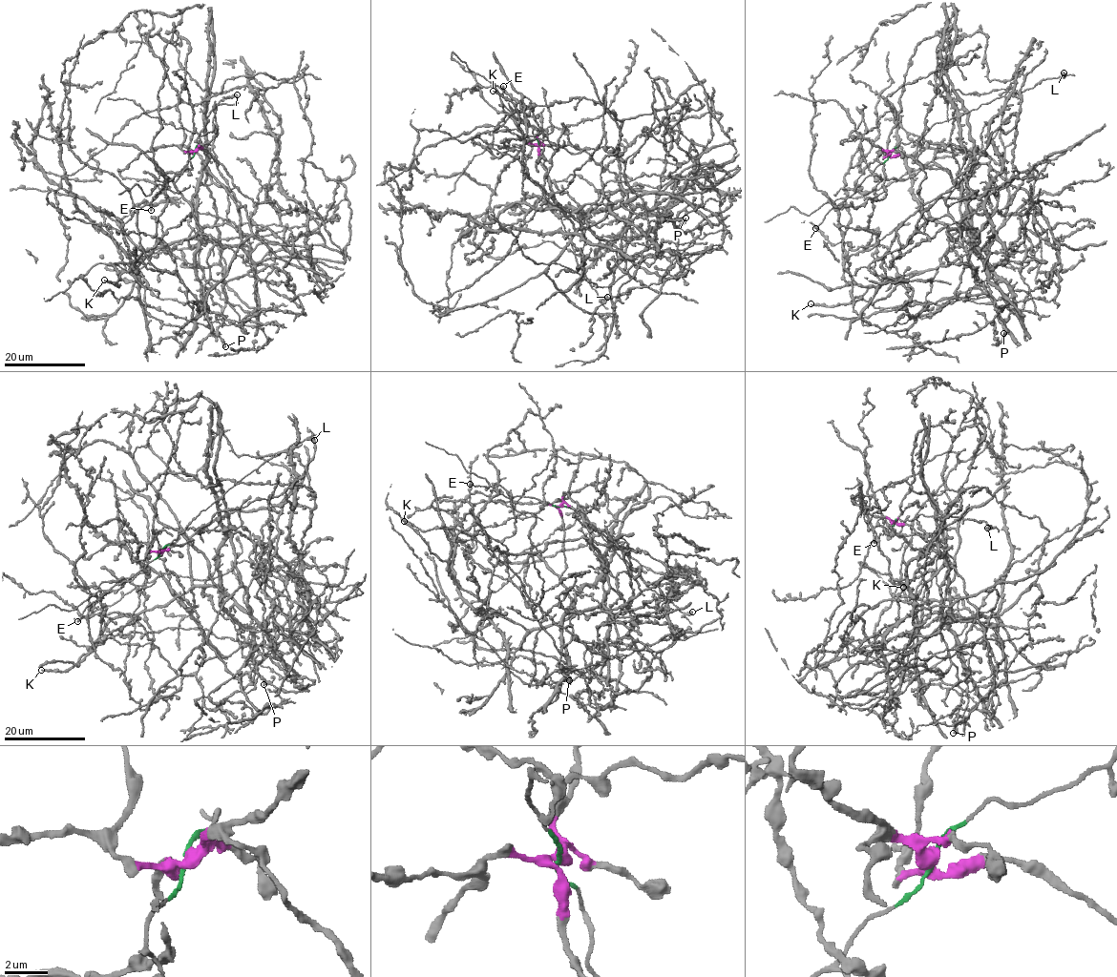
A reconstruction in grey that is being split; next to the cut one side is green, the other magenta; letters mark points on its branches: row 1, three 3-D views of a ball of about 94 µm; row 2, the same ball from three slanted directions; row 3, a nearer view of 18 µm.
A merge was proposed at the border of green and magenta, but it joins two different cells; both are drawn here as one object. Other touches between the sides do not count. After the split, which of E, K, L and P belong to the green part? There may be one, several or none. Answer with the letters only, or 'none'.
E, L

